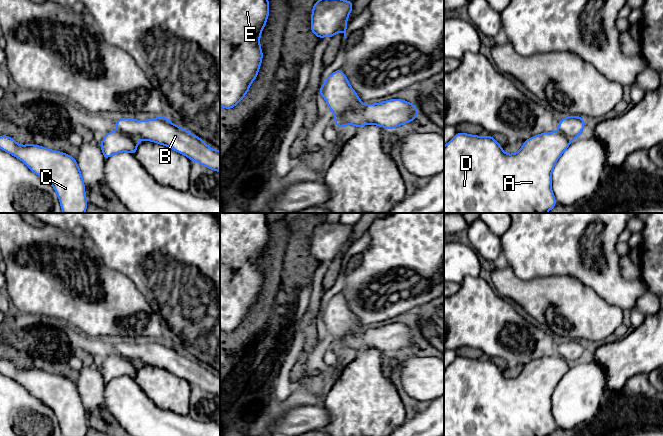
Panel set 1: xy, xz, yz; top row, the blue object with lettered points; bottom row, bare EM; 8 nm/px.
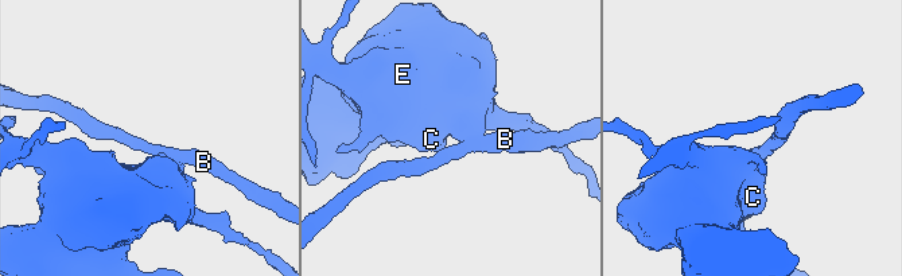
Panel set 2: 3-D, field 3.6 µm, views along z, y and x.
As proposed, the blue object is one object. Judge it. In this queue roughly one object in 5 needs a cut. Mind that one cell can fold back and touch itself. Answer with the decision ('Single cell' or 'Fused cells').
Fused cells

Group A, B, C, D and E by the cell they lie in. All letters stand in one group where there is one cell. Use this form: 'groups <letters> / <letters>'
groups A C D E / B

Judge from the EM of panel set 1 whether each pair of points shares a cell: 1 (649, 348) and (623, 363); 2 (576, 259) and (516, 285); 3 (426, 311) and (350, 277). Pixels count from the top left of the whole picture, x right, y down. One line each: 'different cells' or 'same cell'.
1: same cell
2: different cells
3: different cells

